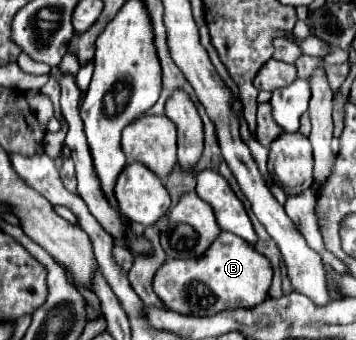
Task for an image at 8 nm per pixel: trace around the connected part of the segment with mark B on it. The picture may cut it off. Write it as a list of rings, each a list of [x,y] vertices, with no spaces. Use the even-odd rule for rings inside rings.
[[[222,232],[200,258],[188,260],[166,260],[152,280],[156,296],[172,312],[186,316],[214,316],[224,308],[252,308],[260,300],[268,298],[268,288],[272,282],[272,266],[266,256],[258,254],[254,246]]]

